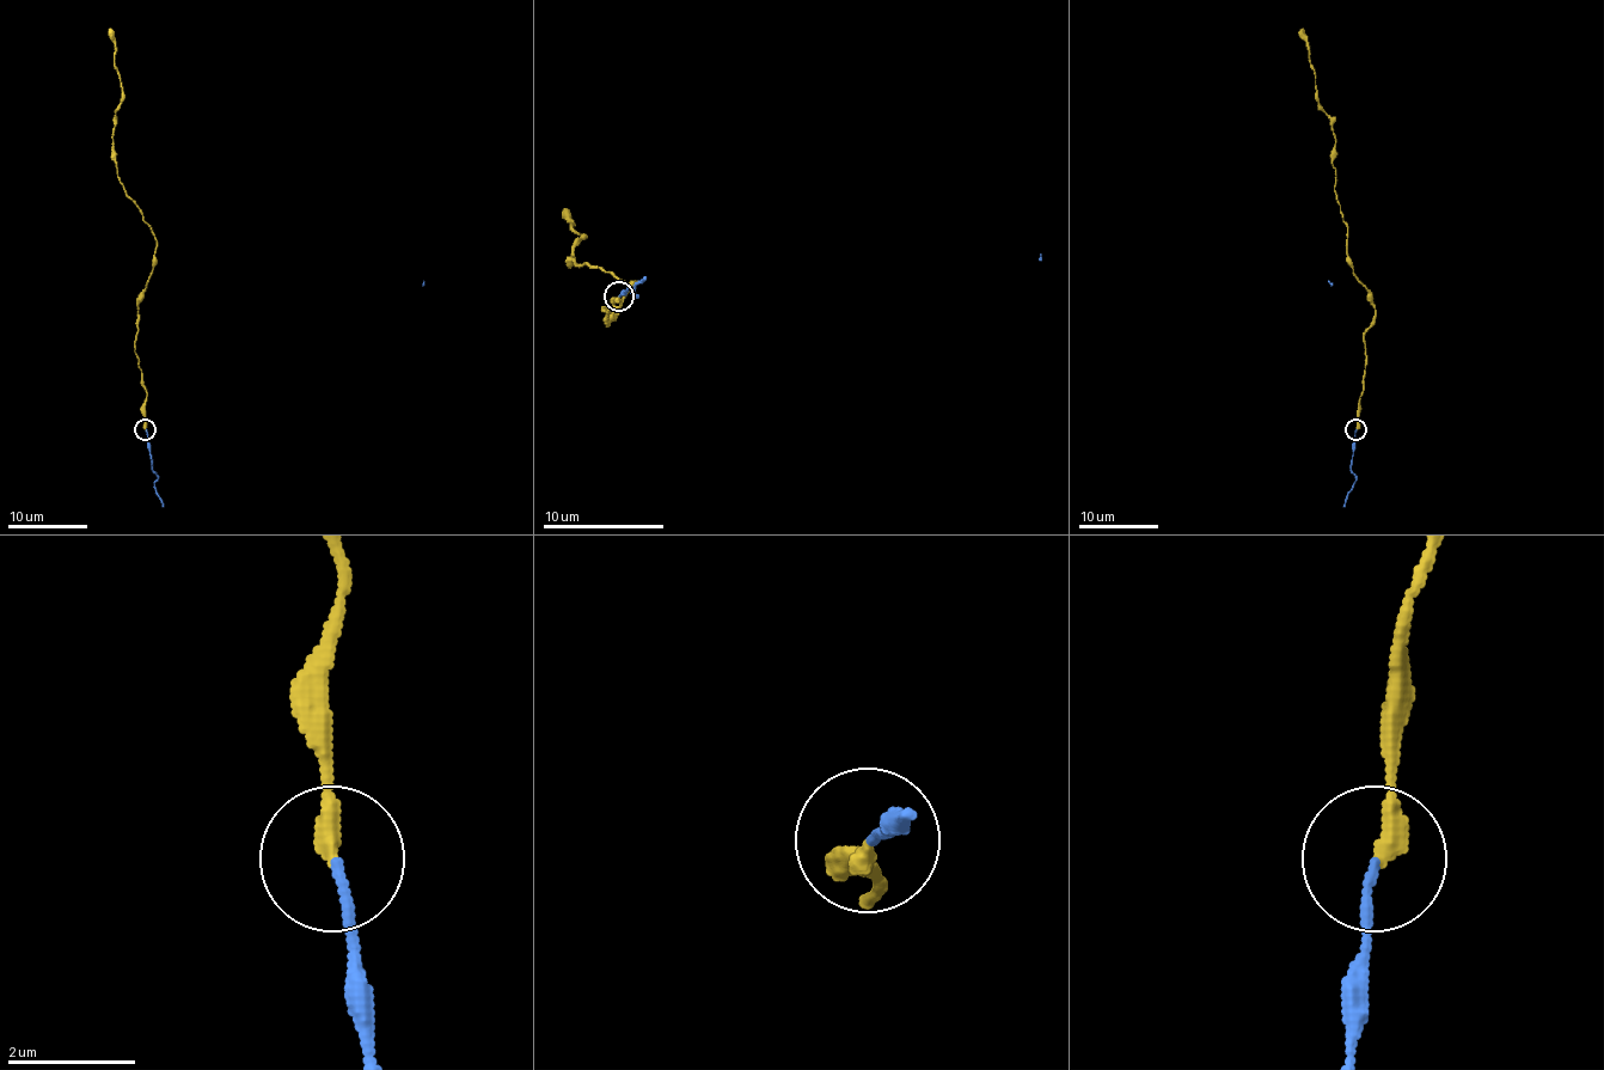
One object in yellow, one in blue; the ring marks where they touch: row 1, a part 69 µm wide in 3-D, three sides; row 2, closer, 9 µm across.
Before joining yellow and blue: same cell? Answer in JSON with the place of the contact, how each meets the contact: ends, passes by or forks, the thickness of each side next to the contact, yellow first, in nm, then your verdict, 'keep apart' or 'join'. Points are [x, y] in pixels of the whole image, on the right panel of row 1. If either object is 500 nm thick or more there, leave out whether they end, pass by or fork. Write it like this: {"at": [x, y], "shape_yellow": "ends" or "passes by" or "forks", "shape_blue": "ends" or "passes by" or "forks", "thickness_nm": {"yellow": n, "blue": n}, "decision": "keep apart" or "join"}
{"at": [1355, 429], "shape_yellow": "ends", "shape_blue": "ends", "thickness_nm": {"yellow": 320, "blue": 120}, "decision": "join"}

